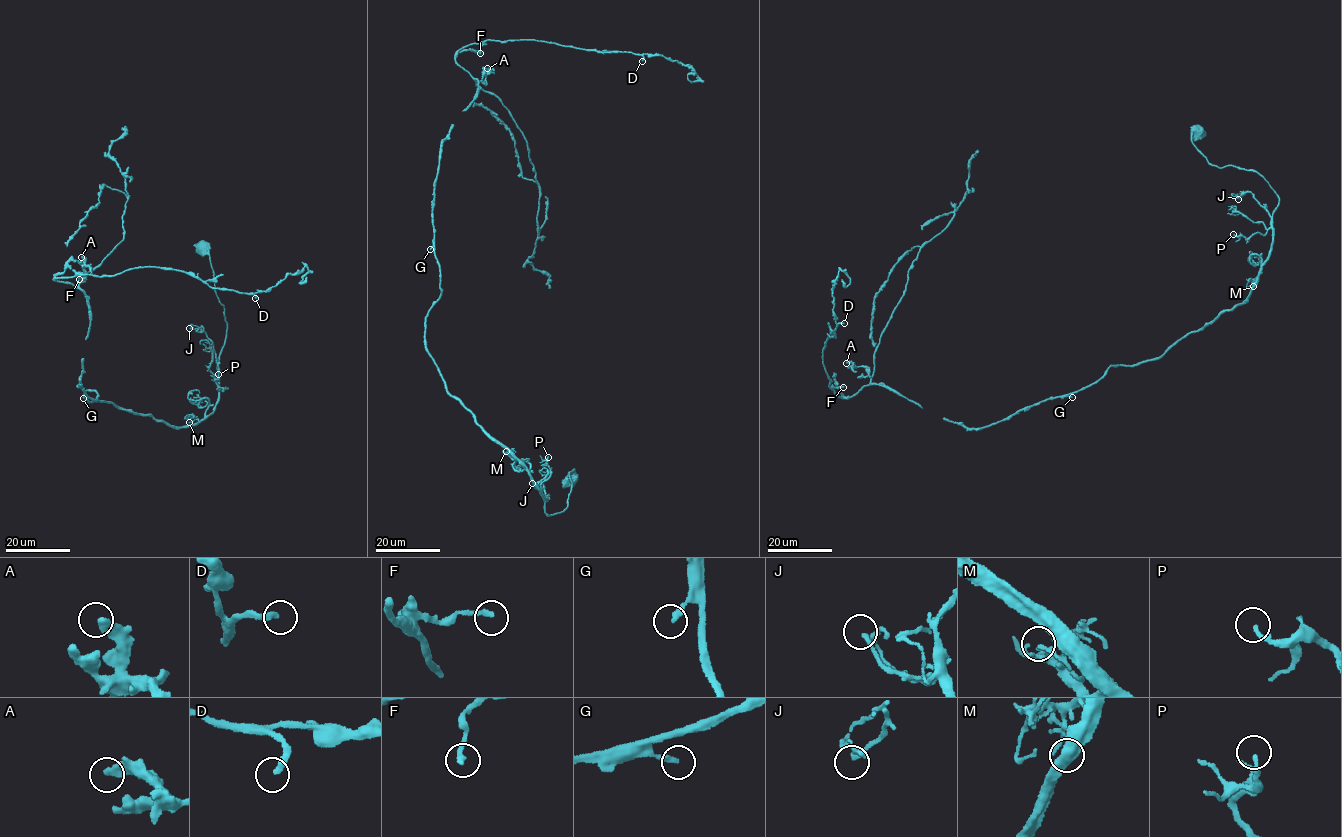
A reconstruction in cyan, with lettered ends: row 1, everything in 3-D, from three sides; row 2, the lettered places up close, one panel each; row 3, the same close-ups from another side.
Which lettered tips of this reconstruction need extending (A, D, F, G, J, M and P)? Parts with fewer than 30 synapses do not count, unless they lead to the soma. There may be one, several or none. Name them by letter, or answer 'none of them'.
D

